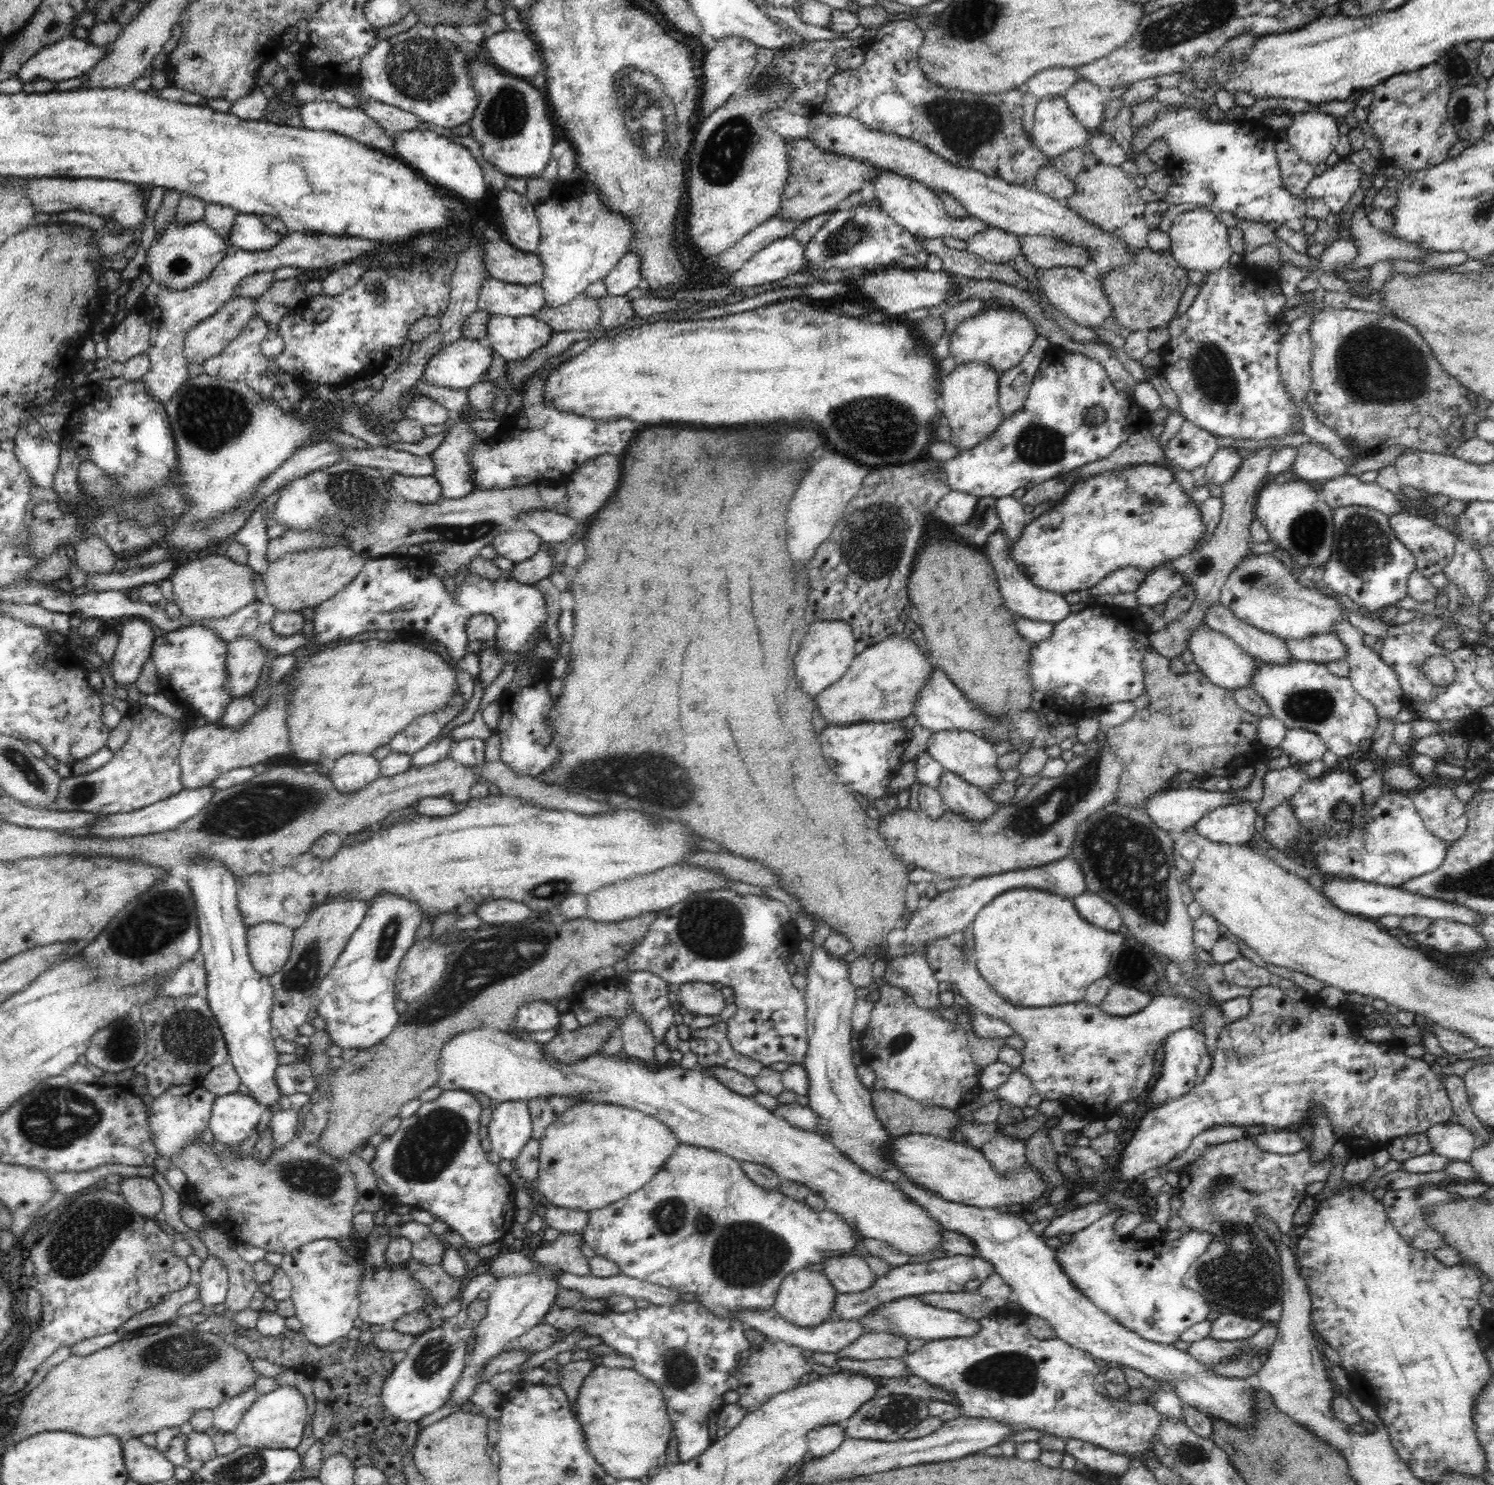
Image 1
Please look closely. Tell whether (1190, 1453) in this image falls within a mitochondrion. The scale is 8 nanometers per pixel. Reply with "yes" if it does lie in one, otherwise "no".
yes

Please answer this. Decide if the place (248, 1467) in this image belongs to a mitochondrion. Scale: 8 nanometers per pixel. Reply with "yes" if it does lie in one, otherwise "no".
yes

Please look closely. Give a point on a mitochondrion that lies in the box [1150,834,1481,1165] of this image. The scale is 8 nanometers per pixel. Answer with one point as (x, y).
(1459, 952)

